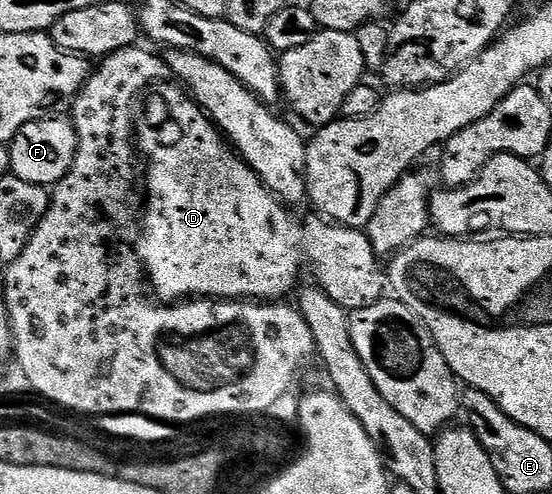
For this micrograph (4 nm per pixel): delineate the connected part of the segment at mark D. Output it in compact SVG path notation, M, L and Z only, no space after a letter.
M161 84L158 85L156 88L150 89L148 93L144 95L145 98L145 107L140 107L139 114L141 114L145 118L149 118L146 120L145 123L140 123L139 126L139 150L145 153L145 158L149 161L149 167L145 170L145 238L149 241L149 246L153 251L150 252L146 258L143 258L143 266L144 269L147 271L147 278L148 281L151 283L153 281L153 286L157 289L156 297L161 300L181 300L184 299L186 296L196 296L198 299L201 300L256 300L262 304L273 304L276 303L278 300L285 300L289 293L293 290L293 285L297 282L297 277L301 274L301 269L304 268L305 265L310 262L313 265L313 274L317 277L316 285L320 287L320 289L325 291L325 295L327 295L331 300L335 302L335 304L344 308L344 310L348 310L350 312L355 310L361 310L364 306L374 306L375 303L382 301L383 294L381 294L381 286L383 290L383 266L382 263L379 261L377 254L374 253L373 249L371 248L371 244L369 243L369 236L368 233L364 229L361 228L354 228L351 226L338 226L336 224L330 224L328 221L322 220L320 217L317 218L309 218L305 222L305 226L303 223L300 222L299 219L296 218L294 211L290 209L290 207L286 206L284 202L281 201L280 198L276 198L274 194L272 194L267 187L259 180L259 176L257 173L252 170L247 163L242 160L241 155L236 153L230 145L228 141L223 137L220 130L217 129L216 126L213 125L212 122L209 120L209 115L205 113L204 110L201 109L200 106L197 105L196 102L193 101L192 98L189 97L188 93L180 85L172 84L173 86L165 86L169 84Z

